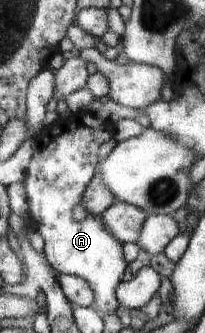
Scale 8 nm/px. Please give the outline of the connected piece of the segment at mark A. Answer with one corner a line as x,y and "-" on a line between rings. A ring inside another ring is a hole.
87,110
44,125
39,134
31,138
35,152
21,180
29,205
29,227
43,238
42,253
47,262
59,273
83,278
95,294
92,307
102,316
115,313
120,306
115,298
115,288
128,263
123,244
107,232
101,216
85,210
83,191
97,171
99,147
113,139
114,134
115,125
103,122

